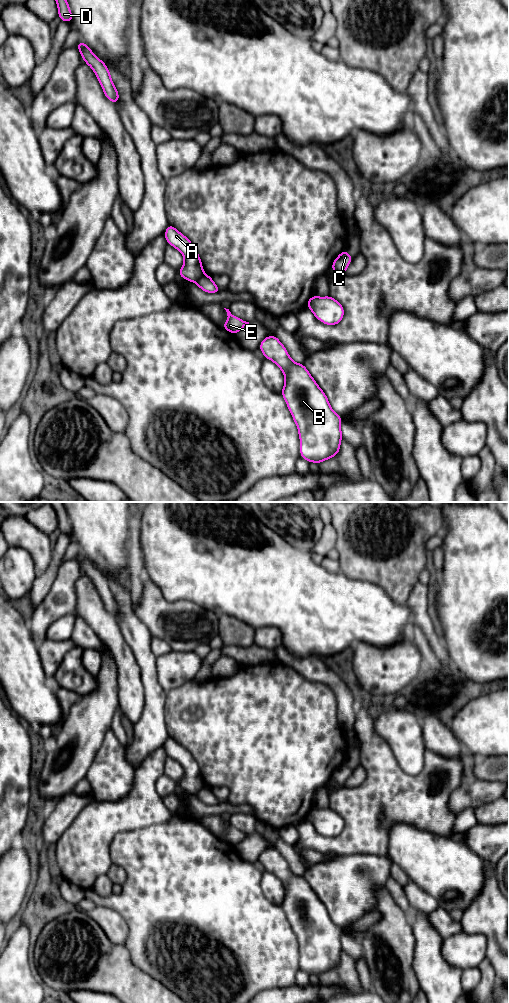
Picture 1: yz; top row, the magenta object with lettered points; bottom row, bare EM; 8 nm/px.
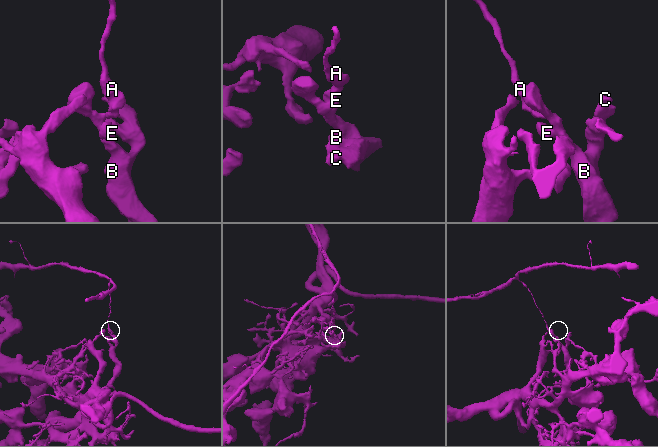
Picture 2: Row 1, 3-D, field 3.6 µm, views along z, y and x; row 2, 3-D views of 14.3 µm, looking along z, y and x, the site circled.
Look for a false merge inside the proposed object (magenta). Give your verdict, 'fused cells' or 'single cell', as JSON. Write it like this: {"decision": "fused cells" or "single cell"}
{"decision": "fused cells"}

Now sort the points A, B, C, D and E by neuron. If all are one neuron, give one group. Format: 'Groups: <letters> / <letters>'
Groups: A D / B C E

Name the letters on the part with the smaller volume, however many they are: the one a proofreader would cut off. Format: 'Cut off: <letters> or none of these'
Cut off: A, D

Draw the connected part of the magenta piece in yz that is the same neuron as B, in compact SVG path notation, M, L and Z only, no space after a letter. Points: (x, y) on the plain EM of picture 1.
M270 847L263 851L259 861L265 870L273 873L282 883L285 890L281 906L297 937L300 950L300 969L310 976L335 969L340 963L343 946L340 941L342 929L331 920L328 910L318 898L304 876L294 874L279 851Z

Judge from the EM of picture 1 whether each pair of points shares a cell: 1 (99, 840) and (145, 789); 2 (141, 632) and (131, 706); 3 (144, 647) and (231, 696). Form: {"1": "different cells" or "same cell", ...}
{"1": "same cell", "2": "different cells", "3": "different cells"}

